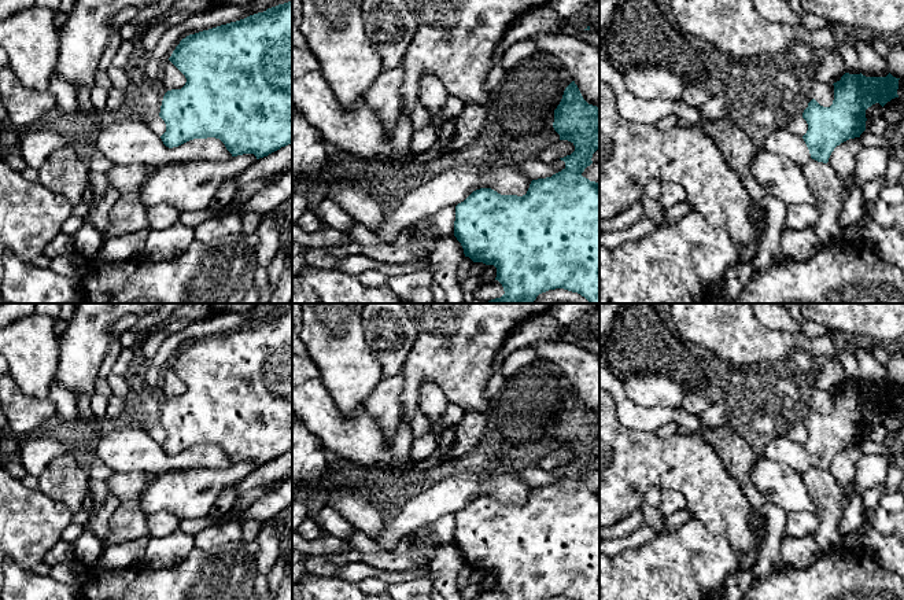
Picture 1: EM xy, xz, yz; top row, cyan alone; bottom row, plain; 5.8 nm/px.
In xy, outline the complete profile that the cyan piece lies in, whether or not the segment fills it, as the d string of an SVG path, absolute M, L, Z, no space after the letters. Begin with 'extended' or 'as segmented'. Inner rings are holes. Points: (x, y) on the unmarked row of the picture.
as segmented | M292 309L267 316L244 327L189 342L180 349L169 368L185 383L181 397L167 398L159 424L166 431L160 443L169 456L193 446L219 446L232 464L267 464L292 450Z

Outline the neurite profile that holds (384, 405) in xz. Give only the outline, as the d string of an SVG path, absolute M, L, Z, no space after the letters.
M403 375L383 378L373 393L364 402L366 412L380 426L384 435L392 439L402 423L403 404L401 393L403 390Z

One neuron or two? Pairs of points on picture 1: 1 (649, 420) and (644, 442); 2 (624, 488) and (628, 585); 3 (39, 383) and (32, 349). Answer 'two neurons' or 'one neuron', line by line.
1: two neurons
2: two neurons
3: one neuron

